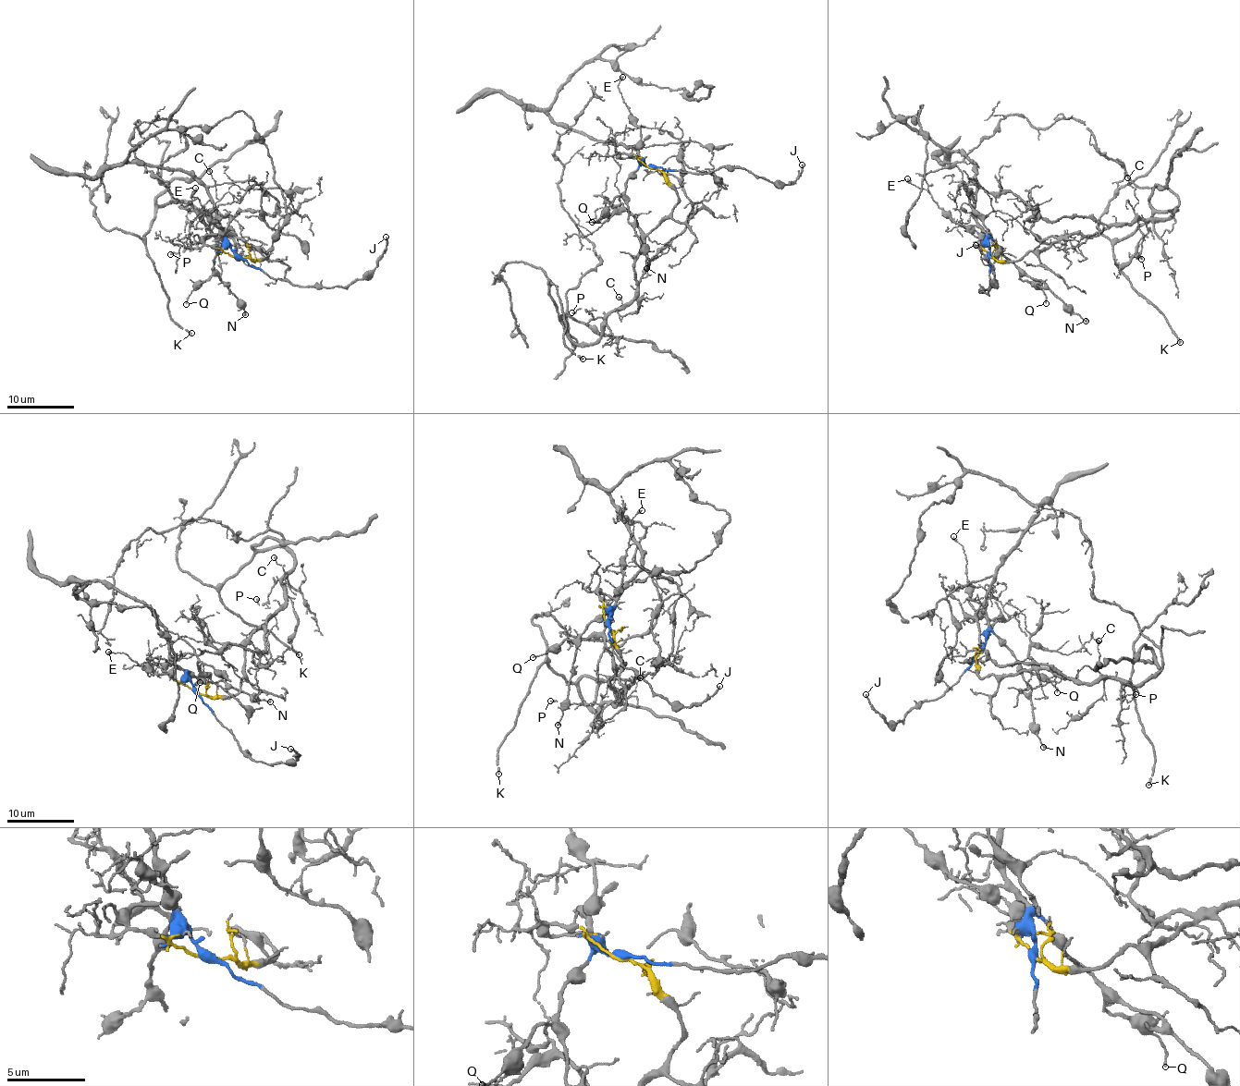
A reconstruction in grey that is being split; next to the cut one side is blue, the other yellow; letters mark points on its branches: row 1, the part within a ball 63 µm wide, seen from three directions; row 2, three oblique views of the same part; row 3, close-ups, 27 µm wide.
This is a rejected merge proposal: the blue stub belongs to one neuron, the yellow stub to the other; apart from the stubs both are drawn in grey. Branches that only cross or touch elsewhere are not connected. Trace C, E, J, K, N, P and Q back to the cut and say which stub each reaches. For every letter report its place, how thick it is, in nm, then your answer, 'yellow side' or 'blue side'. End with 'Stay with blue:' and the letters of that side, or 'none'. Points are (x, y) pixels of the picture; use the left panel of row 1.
C: at (209, 171); 140 nm thick; yellow side
E: at (195, 188); 280 nm thick; blue side
J: at (386, 237); 180 nm thick; blue side
K: at (191, 333); 200 nm thick; yellow side
N: at (245, 314); 200 nm thick; blue side
P: at (170, 254); 150 nm thick; yellow side
Q: at (186, 304); 140 nm thick; blue side
Stay with blue: E, J, N, Q

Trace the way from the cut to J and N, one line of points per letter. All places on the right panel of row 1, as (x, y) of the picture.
J: (990, 256), (990, 281), (985, 289), (979, 292), (987, 293), (992, 287), (994, 270), (975, 245)
N: (990, 256), (991, 238), (999, 250), (1031, 277), (1044, 282), (1086, 321)

